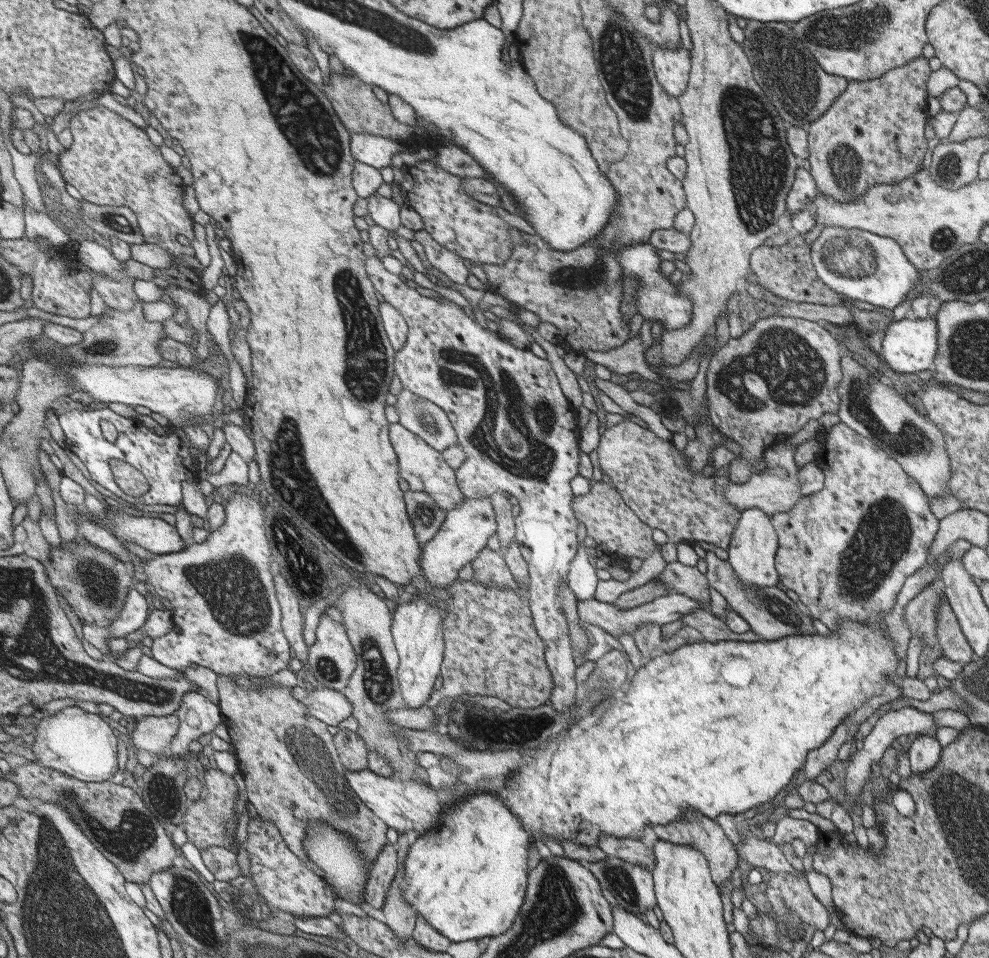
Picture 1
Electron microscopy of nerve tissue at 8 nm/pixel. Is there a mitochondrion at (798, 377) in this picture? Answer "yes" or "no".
yes

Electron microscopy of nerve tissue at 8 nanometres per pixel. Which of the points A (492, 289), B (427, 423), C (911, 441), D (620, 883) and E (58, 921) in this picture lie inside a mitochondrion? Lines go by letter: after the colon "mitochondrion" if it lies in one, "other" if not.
A: other
B: mitochondrion
C: mitochondrion
D: mitochondrion
E: mitochondrion

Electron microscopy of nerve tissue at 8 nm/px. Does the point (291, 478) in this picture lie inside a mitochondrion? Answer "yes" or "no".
yes

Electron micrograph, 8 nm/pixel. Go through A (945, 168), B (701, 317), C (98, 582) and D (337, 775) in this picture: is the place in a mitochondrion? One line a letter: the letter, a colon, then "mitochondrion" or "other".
A: mitochondrion
B: other
C: mitochondrion
D: mitochondrion

